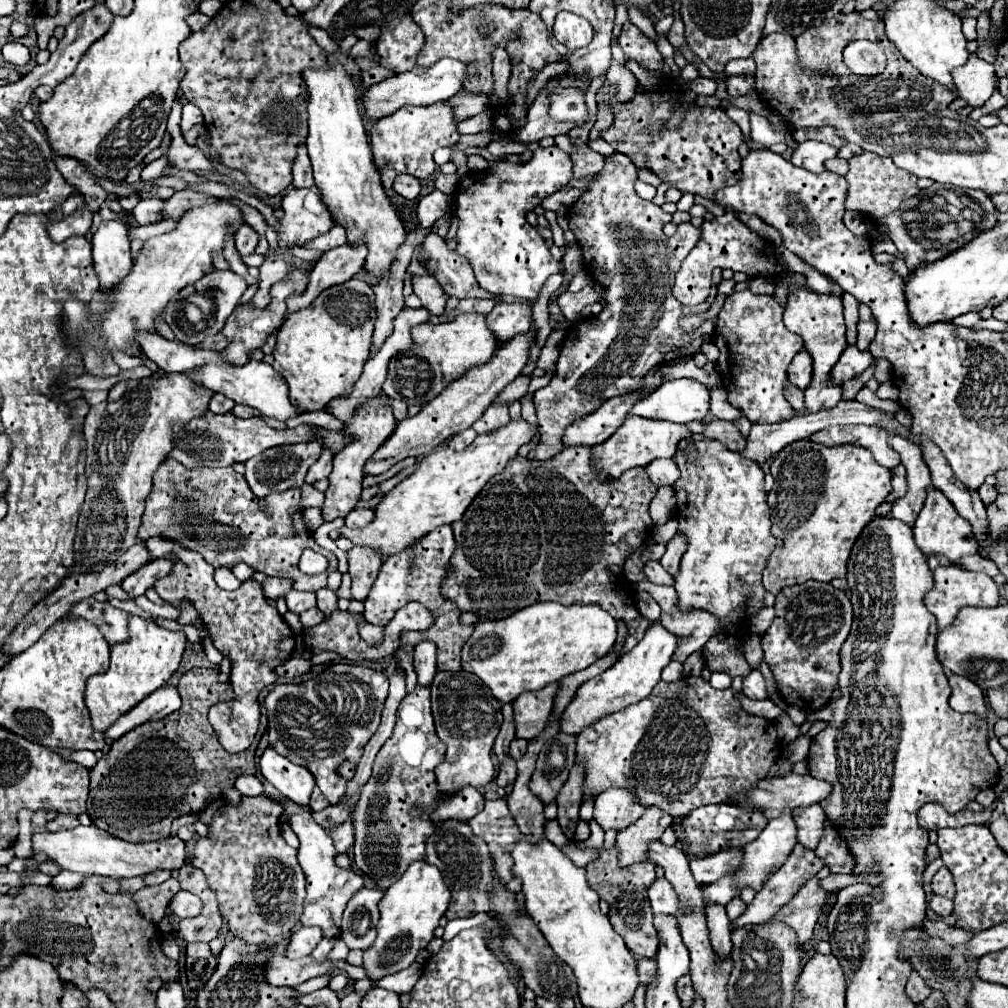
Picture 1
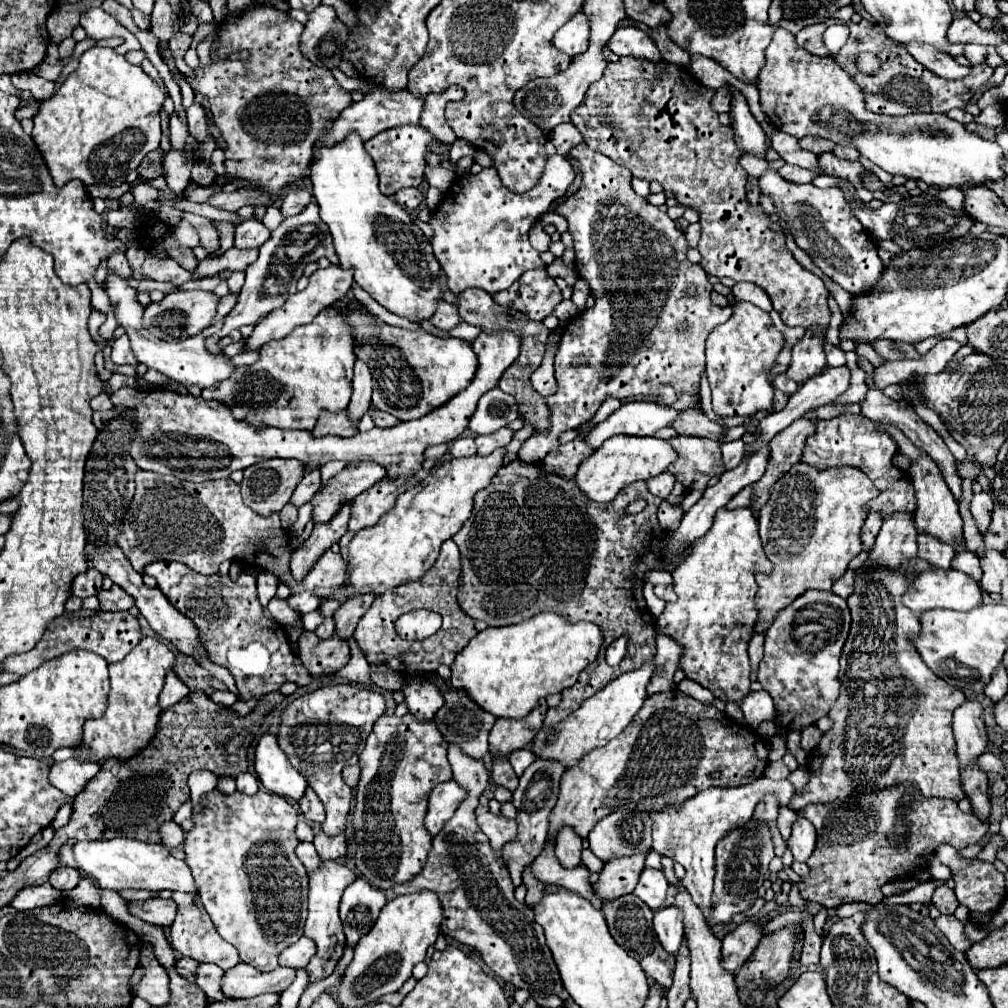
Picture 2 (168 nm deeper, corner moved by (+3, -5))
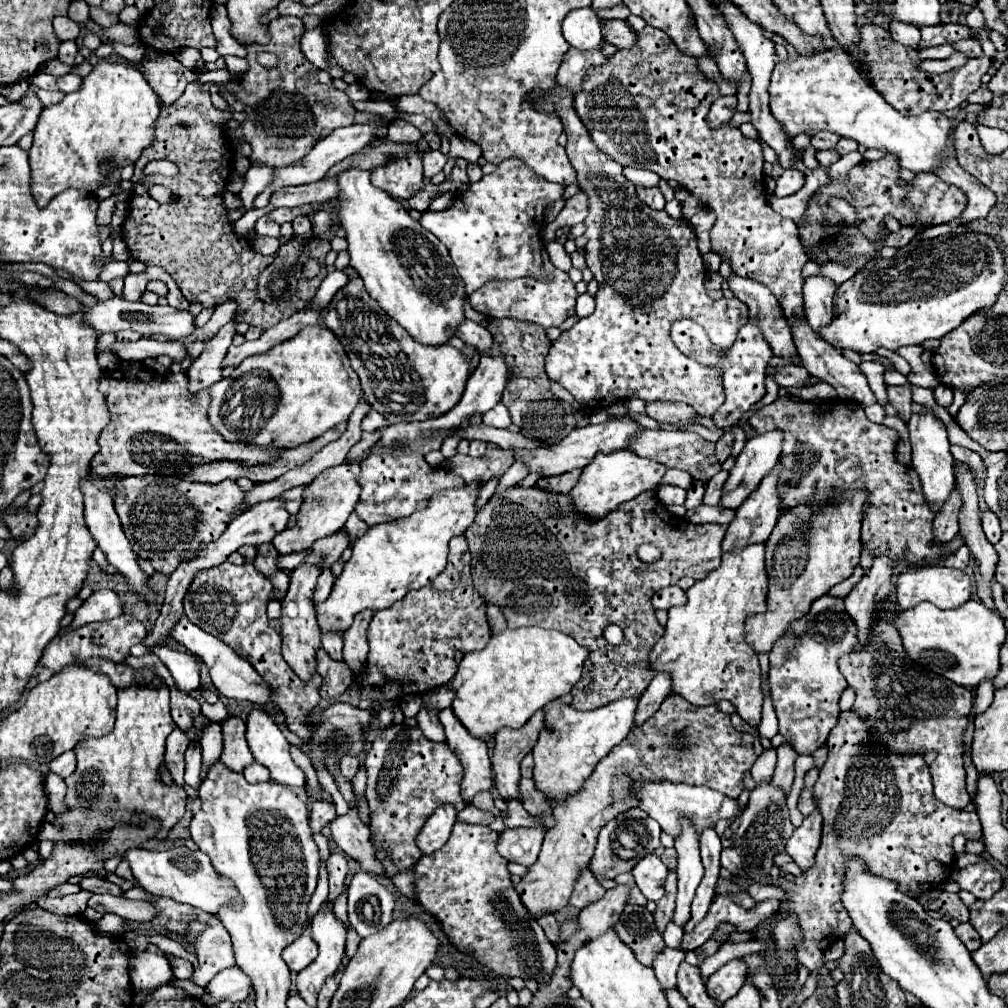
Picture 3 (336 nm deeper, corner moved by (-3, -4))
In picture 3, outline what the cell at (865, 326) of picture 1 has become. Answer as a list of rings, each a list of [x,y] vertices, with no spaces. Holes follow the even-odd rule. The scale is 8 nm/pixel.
[[[902,385],[902,387],[888,387],[888,399],[892,403],[892,407],[896,409],[898,417],[906,423],[908,417],[912,415],[912,391],[910,385]]]

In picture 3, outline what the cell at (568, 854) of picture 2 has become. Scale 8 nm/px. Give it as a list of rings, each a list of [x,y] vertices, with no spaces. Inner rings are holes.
[[[584,869],[580,881],[576,883],[576,887],[572,891],[570,905],[574,905],[576,909],[584,909],[590,903],[602,899],[604,893],[606,893],[606,889],[600,883],[596,883],[596,879],[592,879],[592,873],[588,869]]]

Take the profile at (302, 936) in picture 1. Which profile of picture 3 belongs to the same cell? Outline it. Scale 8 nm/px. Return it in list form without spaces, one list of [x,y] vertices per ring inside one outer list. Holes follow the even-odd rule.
[[[302,933],[302,937],[298,937],[292,945],[288,945],[282,953],[282,959],[286,961],[286,965],[290,967],[290,971],[298,973],[304,967],[308,967],[318,955],[318,945],[314,943],[314,939],[308,933]]]

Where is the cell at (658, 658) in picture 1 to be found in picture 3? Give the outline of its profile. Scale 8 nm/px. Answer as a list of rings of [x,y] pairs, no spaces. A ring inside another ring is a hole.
[[[562,699],[550,701],[544,707],[544,727],[532,751],[536,763],[532,779],[536,789],[556,803],[564,803],[568,797],[576,795],[582,789],[584,781],[592,775],[598,761],[606,757],[610,749],[616,747],[632,731],[636,705],[638,699],[620,699],[596,711],[582,713]]]

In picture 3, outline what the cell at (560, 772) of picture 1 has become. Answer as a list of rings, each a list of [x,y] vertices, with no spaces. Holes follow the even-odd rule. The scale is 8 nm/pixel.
[[[538,821],[538,827],[534,829],[506,828],[502,833],[498,833],[498,853],[506,861],[514,861],[524,867],[530,867],[538,859],[544,833],[546,831],[542,827],[542,821]]]

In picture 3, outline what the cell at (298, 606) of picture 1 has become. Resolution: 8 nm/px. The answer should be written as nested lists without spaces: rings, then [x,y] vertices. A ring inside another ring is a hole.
[[[322,569],[320,577],[318,577],[318,587],[314,591],[314,603],[320,603],[324,599],[328,599],[330,591],[332,591],[332,585],[334,585],[334,575],[332,575],[332,569]]]

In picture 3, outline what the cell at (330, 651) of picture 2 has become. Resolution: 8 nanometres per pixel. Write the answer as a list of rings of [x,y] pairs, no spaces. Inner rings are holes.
[[[318,649],[318,673],[322,675],[320,697],[334,699],[340,697],[354,681],[352,671],[342,661],[332,661],[324,649]]]

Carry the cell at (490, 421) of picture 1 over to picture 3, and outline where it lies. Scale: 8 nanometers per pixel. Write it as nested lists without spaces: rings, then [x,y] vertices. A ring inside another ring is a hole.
[[[490,445],[488,453],[484,457],[472,459],[468,455],[454,455],[448,461],[448,467],[450,467],[450,471],[458,473],[466,485],[472,481],[478,481],[480,485],[484,485],[490,479],[504,475],[512,463],[514,463],[512,453],[508,453],[504,449],[496,449],[494,445]]]

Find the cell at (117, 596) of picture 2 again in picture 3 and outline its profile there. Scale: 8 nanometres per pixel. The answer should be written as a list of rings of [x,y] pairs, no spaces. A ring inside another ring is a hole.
[[[100,589],[100,591],[94,591],[82,603],[82,607],[74,613],[74,621],[70,623],[70,627],[78,629],[86,623],[112,619],[112,617],[118,617],[122,613],[124,613],[124,605],[120,603],[118,595],[112,589]]]

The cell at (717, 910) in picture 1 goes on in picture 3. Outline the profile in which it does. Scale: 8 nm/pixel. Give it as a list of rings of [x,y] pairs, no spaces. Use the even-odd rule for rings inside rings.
[[[658,781],[658,783],[638,783],[634,785],[634,795],[636,799],[640,799],[640,809],[646,811],[652,819],[656,819],[660,823],[660,827],[678,837],[680,833],[680,819],[686,817],[690,819],[698,833],[702,833],[704,827],[712,827],[716,825],[718,819],[732,819],[732,817],[738,817],[742,807],[738,807],[738,801],[736,799],[730,799],[714,789],[708,789],[704,785],[684,785],[684,783],[670,783],[670,781]]]

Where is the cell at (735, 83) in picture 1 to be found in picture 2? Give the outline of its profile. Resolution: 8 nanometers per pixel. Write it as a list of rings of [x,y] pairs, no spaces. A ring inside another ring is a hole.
[[[722,86],[716,90],[716,96],[714,96],[714,110],[720,114],[720,112],[728,112],[730,110],[730,100],[732,100],[732,92],[730,92],[730,86]]]

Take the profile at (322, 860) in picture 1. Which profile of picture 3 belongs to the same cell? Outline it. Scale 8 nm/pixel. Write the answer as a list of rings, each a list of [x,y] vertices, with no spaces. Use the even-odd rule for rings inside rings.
[[[320,911],[312,919],[312,939],[318,945],[318,957],[298,973],[296,987],[300,997],[310,1005],[316,1007],[318,993],[326,977],[332,977],[344,955],[346,943],[346,927],[334,917],[332,911]]]

